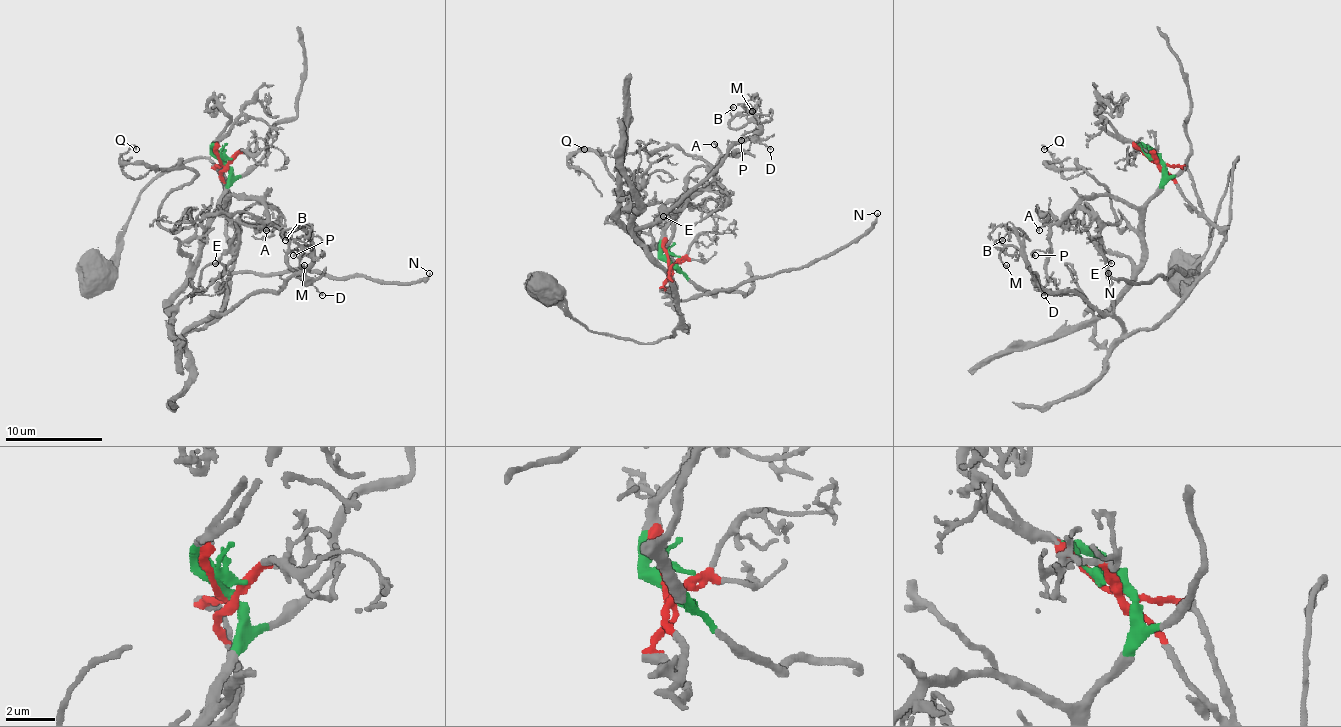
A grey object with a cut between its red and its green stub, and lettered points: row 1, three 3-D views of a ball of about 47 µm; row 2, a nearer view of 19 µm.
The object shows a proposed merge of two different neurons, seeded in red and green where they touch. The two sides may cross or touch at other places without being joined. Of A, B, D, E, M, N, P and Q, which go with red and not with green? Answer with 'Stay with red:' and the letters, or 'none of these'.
Stay with red: B, D, E, M, N

